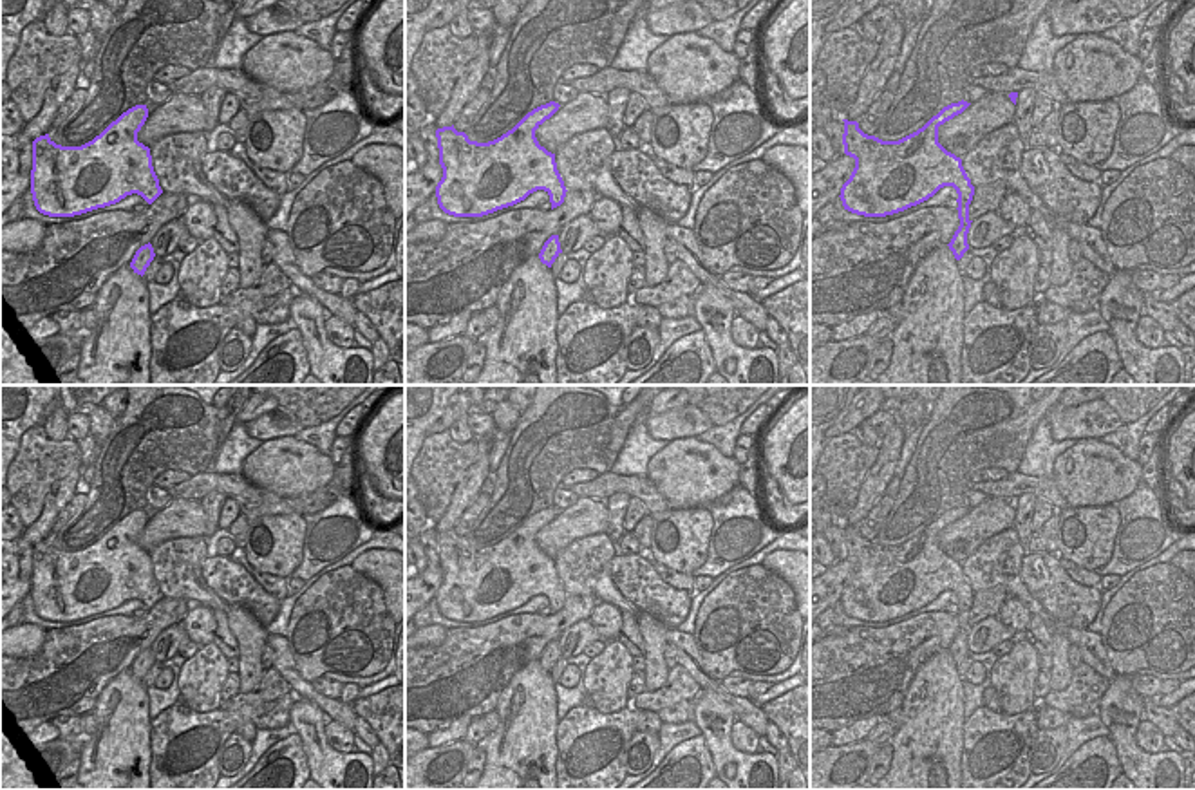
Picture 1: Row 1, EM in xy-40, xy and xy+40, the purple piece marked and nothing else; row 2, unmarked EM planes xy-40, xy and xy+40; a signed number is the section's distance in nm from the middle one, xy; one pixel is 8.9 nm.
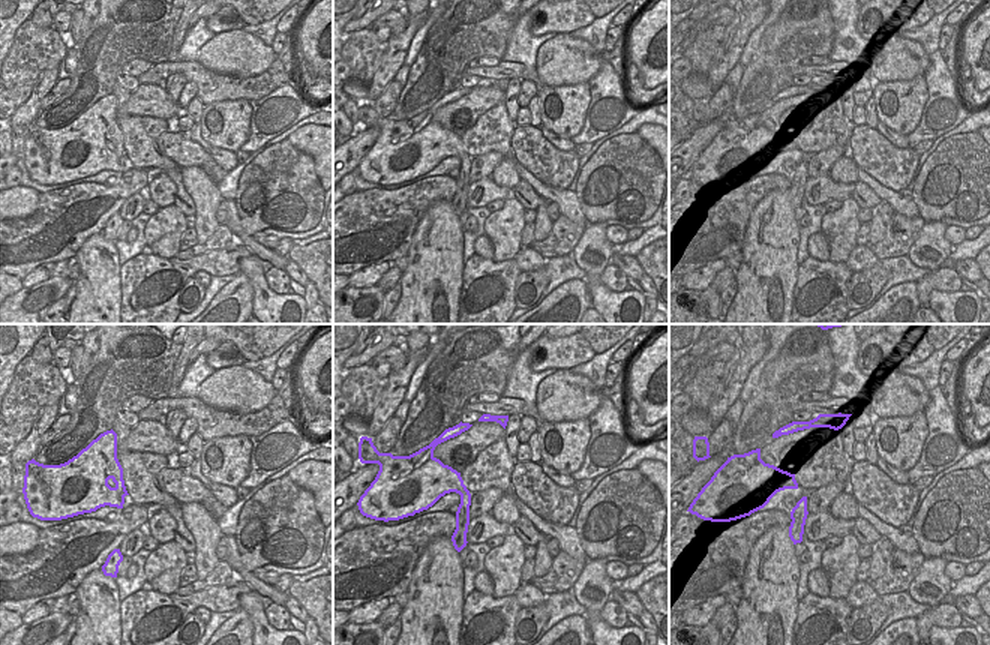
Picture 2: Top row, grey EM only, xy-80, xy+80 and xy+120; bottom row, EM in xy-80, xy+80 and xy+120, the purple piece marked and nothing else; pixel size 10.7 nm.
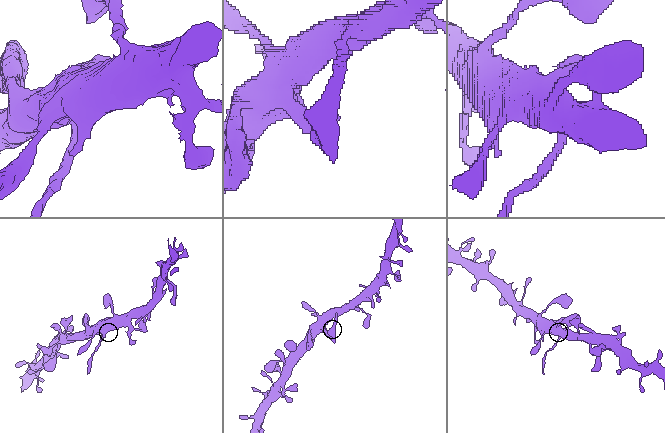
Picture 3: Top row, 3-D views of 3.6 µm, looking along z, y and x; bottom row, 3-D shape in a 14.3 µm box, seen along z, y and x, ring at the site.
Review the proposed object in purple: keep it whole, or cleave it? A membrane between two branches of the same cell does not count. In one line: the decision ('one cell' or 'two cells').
two cells

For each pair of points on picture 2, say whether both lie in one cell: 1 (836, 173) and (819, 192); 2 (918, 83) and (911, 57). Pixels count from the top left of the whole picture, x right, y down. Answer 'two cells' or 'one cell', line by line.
1: two cells
2: two cells

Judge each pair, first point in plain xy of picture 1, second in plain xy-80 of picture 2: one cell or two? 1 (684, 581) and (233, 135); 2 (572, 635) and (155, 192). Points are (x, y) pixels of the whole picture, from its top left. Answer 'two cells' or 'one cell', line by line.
1: two cells
2: two cells

